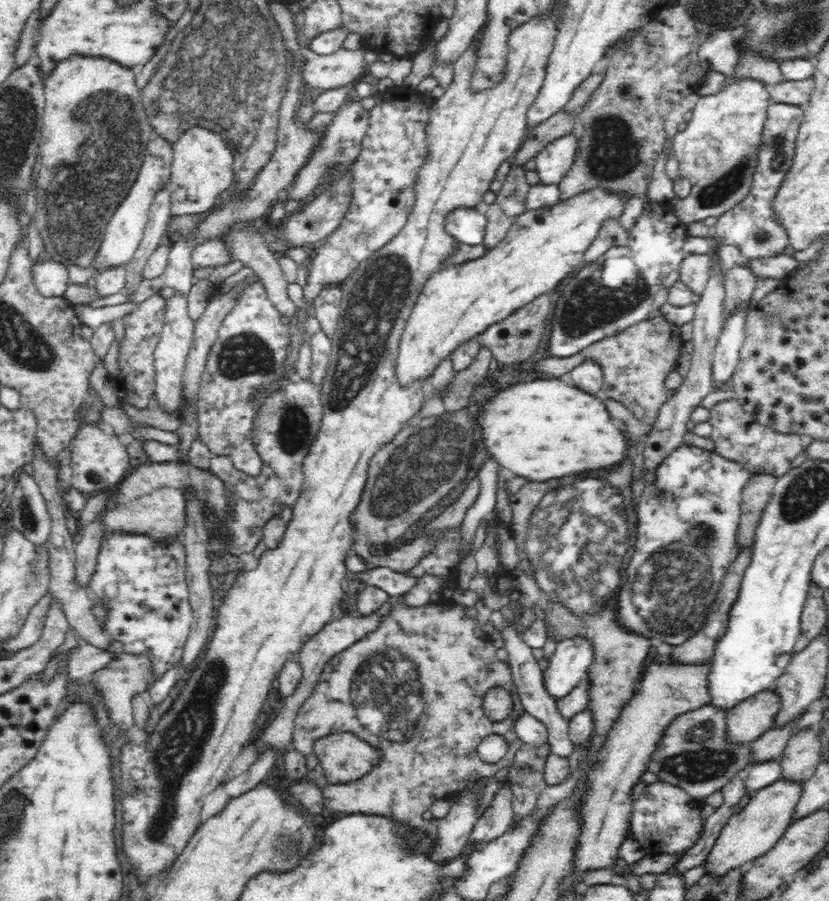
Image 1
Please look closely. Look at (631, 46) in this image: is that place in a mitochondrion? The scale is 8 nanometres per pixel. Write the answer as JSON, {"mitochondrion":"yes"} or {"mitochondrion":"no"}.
{"mitochondrion":"yes"}

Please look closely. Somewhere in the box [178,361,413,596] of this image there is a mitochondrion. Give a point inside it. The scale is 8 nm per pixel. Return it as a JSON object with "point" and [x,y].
{"point":[294,431]}

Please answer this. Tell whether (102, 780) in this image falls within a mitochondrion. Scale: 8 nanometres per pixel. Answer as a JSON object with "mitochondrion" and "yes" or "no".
{"mitochondrion":"no"}

